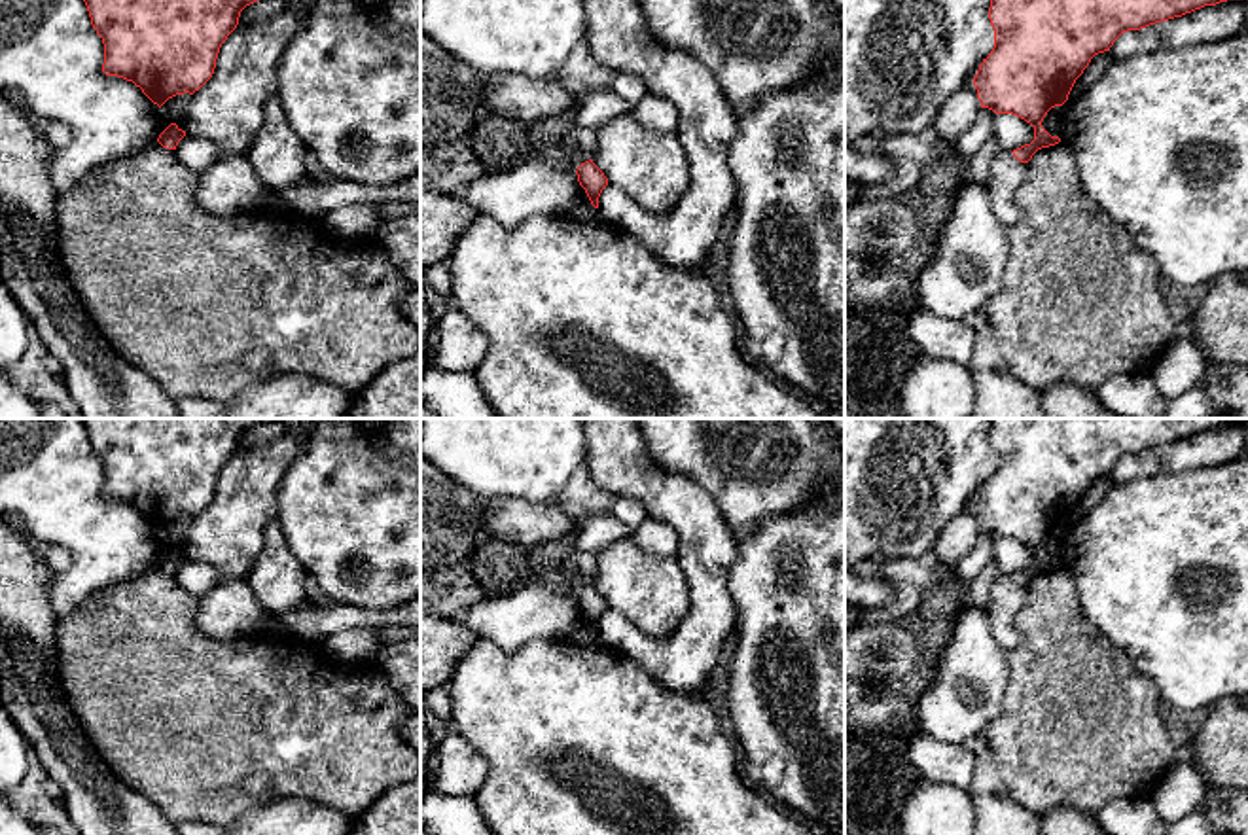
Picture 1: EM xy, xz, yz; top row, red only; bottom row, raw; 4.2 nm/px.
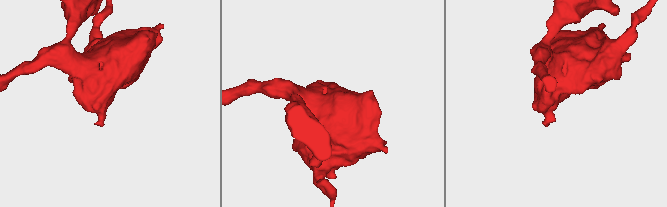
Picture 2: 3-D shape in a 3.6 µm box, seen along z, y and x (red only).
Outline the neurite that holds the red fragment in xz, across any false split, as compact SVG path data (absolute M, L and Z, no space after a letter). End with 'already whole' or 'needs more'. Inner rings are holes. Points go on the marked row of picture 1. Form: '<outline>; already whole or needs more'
M593 159L581 163L576 170L579 186L585 189L591 204L598 208L598 197L608 186L604 172L593 163Z; already whole

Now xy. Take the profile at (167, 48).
M83 0L104 44L102 72L133 81L159 108L172 97L199 91L214 74L222 44L237 28L241 11L258 0Z; already whole

